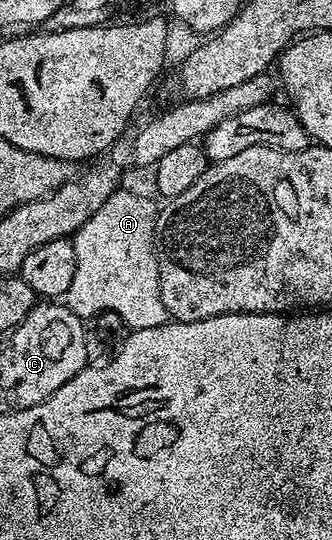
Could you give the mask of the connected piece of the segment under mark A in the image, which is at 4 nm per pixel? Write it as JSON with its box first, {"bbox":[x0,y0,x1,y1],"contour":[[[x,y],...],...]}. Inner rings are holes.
{"bbox":[63,188,169,331],"contour":[[[118,188],[91,217],[81,225],[71,241],[75,248],[75,276],[67,288],[63,302],[69,311],[82,320],[88,320],[95,314],[110,310],[118,314],[130,331],[143,328],[155,328],[169,318],[167,308],[159,292],[157,275],[157,251],[155,249],[155,231],[157,229],[158,203],[153,203],[145,194],[136,194],[133,190]]]}

